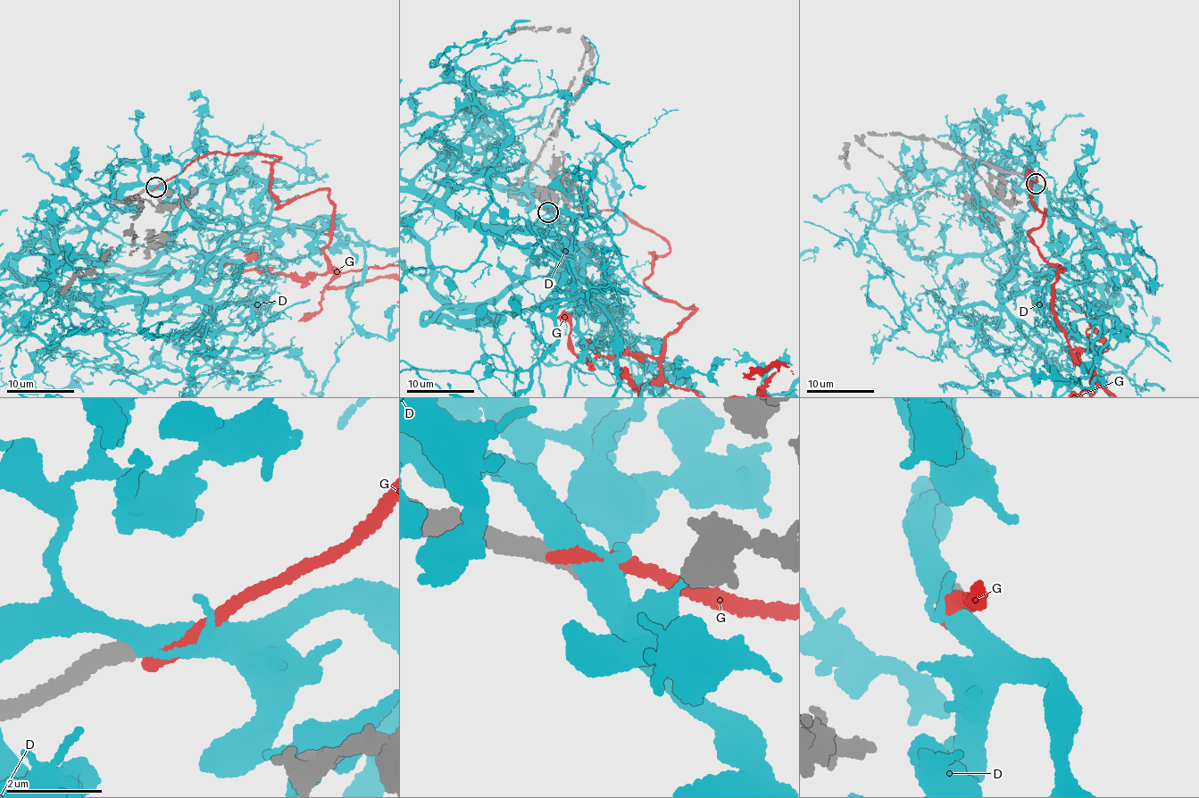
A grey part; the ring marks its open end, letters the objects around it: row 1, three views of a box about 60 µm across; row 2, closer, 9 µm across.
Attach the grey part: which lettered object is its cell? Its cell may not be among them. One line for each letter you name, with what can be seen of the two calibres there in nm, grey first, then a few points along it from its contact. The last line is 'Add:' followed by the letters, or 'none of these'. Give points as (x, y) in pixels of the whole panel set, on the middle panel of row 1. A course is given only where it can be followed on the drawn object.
Add: none of these

